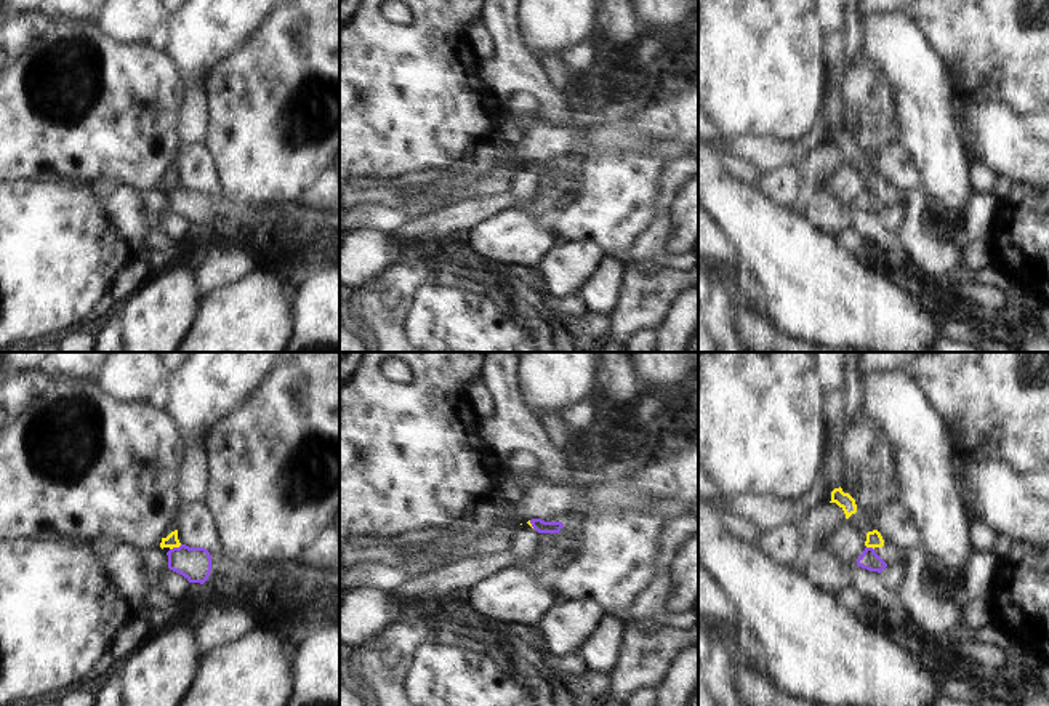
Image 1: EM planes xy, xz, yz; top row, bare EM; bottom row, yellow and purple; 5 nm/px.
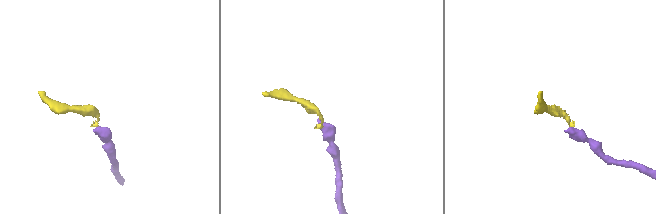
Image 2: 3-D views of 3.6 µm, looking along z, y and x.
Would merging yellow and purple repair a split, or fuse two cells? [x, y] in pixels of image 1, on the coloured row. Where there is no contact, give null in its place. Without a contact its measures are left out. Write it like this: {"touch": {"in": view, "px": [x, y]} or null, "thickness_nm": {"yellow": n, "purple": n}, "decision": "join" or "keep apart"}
{"touch": {"in": "xy", "px": [175, 546]}, "thickness_nm": {"yellow": 70, "purple": 160}, "decision": "keep apart"}

